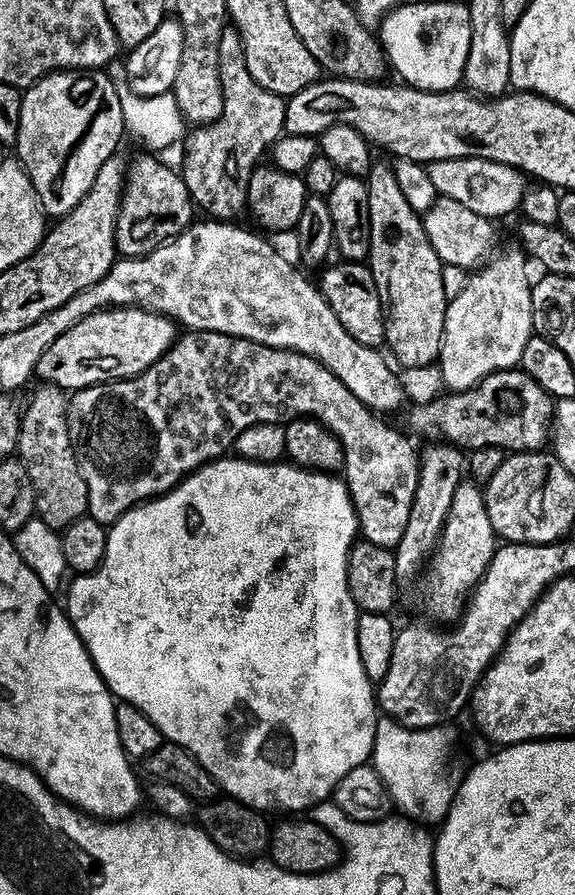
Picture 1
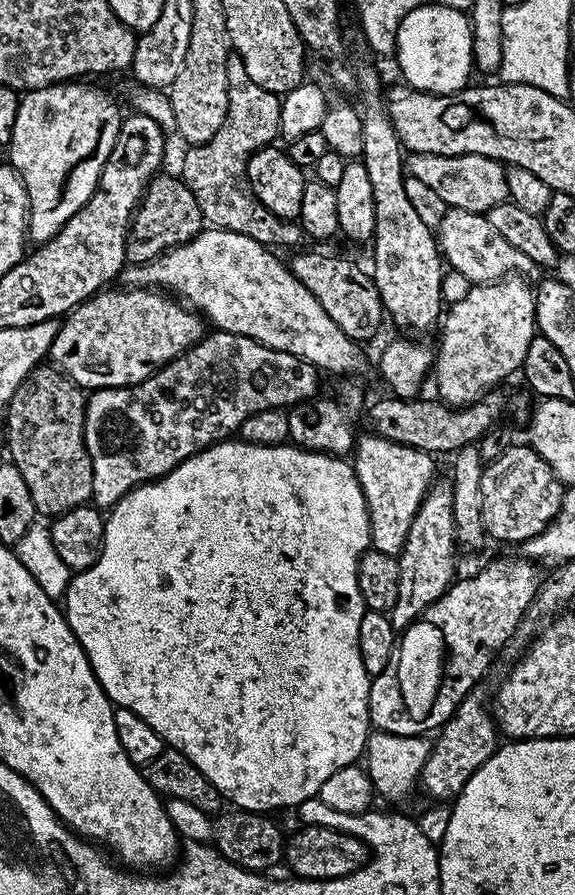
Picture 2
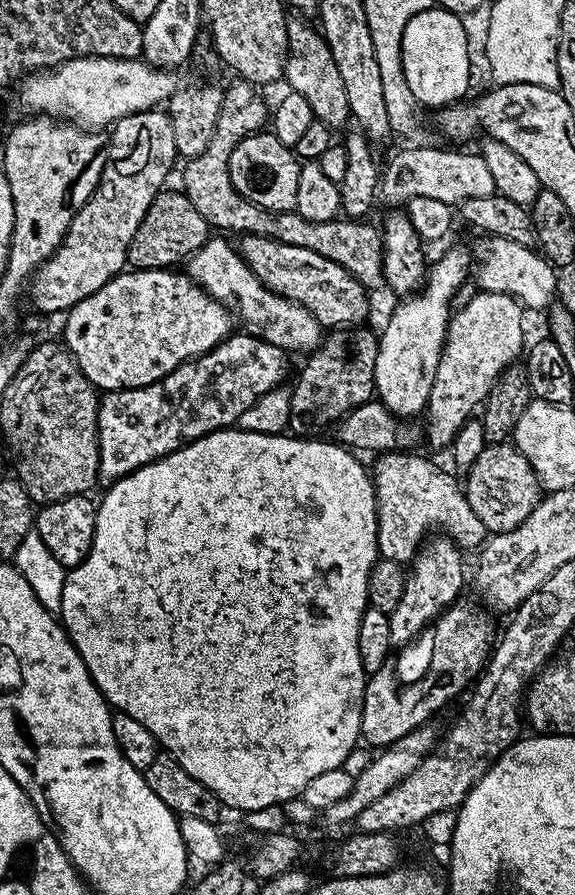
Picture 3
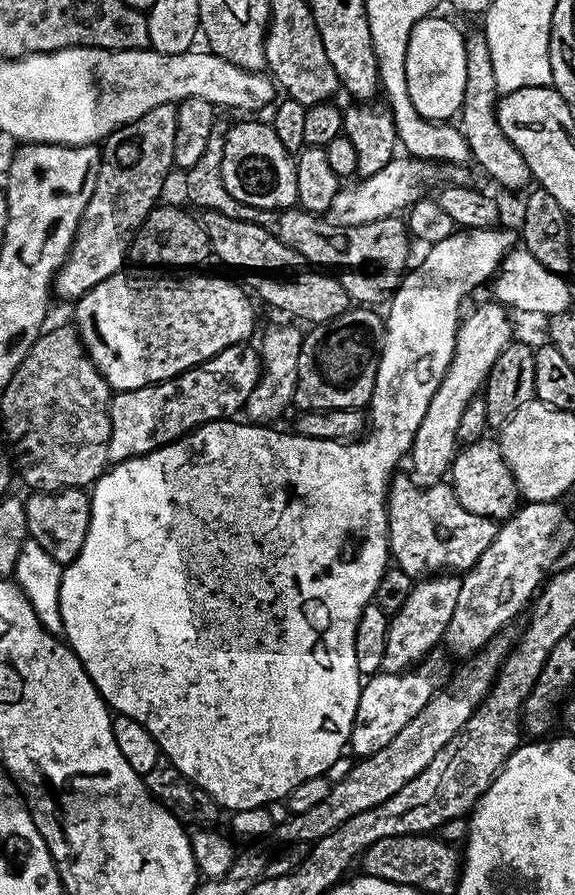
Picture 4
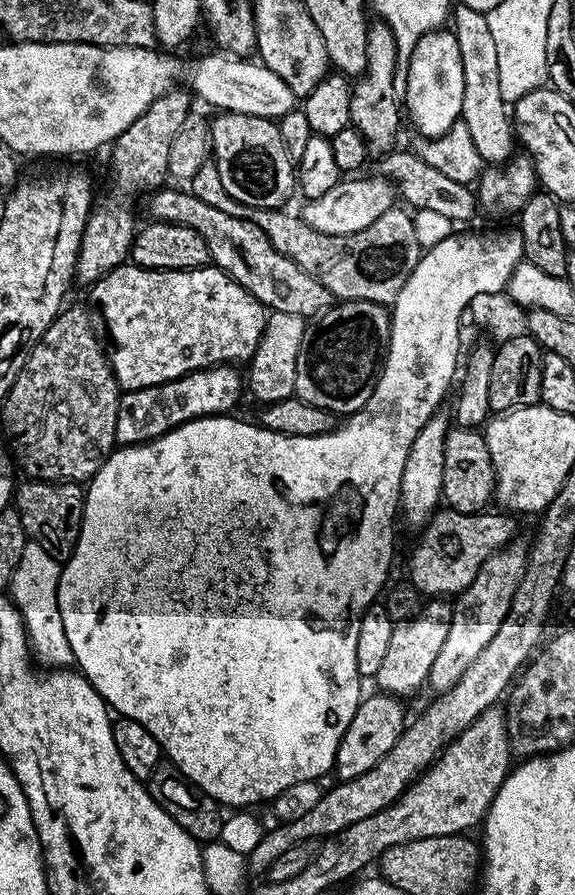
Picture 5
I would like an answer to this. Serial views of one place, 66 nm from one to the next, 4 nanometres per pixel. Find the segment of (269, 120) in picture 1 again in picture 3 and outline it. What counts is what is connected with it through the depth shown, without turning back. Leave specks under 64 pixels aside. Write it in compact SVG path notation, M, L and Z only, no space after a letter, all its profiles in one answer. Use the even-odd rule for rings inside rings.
M236 78L233 81L229 88L223 89L222 110L218 114L218 126L214 130L214 138L210 138L210 146L206 146L206 150L202 150L202 154L191 157L185 163L188 165L184 168L182 191L190 198L190 202L194 202L194 210L198 210L198 214L202 214L202 218L206 218L206 222L213 229L221 228L224 232L236 232L235 234L240 236L265 236L271 240L286 242L290 246L302 246L306 250L314 250L314 254L322 254L322 258L330 258L330 262L338 262L338 266L350 270L350 274L354 274L354 278L358 278L358 282L362 282L365 288L375 290L376 287L381 287L384 284L384 237L377 225L375 228L372 224L364 224L368 222L359 222L354 218L337 218L324 223L289 218L279 212L268 212L265 208L259 208L245 196L240 196L238 190L234 190L228 169L230 154L234 150L234 146L238 146L238 142L242 142L242 138L253 136L255 132L261 131L269 123L270 108L269 105L268 108L264 105L263 98L256 93L259 91L247 80Z

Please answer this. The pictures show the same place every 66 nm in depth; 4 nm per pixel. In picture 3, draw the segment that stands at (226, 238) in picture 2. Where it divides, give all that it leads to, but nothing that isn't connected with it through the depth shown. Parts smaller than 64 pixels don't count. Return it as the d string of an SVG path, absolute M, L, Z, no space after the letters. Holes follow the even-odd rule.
M209 238L193 256L188 257L186 275L197 287L219 300L225 308L236 316L240 315L240 320L244 323L243 331L247 335L270 342L288 354L308 354L321 347L321 324L295 300L287 300L284 296L271 292L254 274L254 270L250 270L239 251L234 250L233 245L231 248L226 241Z

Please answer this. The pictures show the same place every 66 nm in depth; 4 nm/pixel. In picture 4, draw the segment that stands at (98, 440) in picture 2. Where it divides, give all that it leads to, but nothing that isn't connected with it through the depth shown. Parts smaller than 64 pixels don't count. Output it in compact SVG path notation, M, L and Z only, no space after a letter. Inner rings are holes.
M238 343L230 345L228 348L222 350L217 356L210 357L204 364L200 364L194 368L189 369L187 372L181 373L180 376L174 377L172 380L158 382L154 385L143 386L142 389L130 390L129 392L116 392L111 397L111 404L109 406L109 422L110 422L110 436L108 444L108 458L109 461L119 462L121 460L129 460L135 456L145 456L147 452L152 452L155 448L160 448L163 444L172 444L181 436L188 435L196 428L201 428L204 424L208 424L211 420L226 420L235 417L241 411L246 402L246 398L250 398L250 394L254 390L254 386L259 382L262 375L262 360L258 355L255 347L250 347L247 343Z

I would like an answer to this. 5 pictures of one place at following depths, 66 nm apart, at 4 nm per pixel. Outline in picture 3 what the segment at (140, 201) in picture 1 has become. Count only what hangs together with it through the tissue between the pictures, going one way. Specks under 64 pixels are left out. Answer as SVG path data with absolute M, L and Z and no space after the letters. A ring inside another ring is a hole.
M168 191L157 192L150 210L146 210L146 218L142 218L142 226L138 226L138 234L130 242L128 264L133 269L171 269L183 265L210 238L210 225L194 210L194 202L183 191Z

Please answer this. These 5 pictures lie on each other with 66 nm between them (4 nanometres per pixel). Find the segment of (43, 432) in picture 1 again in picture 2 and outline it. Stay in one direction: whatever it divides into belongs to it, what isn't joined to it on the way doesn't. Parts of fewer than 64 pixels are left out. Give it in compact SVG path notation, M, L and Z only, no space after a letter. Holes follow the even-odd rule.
M41 364L26 379L4 410L9 461L22 473L30 489L36 513L39 517L55 518L89 503L93 492L93 466L84 444L84 408L87 404L83 389L63 372L48 364Z

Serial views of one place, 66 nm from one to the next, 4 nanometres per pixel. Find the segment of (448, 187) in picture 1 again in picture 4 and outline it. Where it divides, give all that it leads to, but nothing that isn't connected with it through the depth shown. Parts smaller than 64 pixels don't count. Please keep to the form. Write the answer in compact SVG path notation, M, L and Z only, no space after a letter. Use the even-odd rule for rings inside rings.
M407 154L397 155L392 161L390 161L386 166L382 166L382 170L378 170L378 174L374 174L373 176L365 176L363 178L357 179L355 182L357 184L352 184L349 186L341 187L340 192L338 194L334 194L334 202L332 203L332 207L330 209L330 219L333 224L337 224L338 226L362 226L366 222L378 222L382 218L386 218L387 216L394 216L400 213L403 213L405 210L412 207L413 204L416 203L417 200L421 199L425 195L424 192L428 188L428 184L438 184L437 186L447 186L447 185L467 185L469 183L468 179L468 171L467 167L458 165L458 164L438 164L435 162L429 162L427 160L417 160L414 156L409 156Z

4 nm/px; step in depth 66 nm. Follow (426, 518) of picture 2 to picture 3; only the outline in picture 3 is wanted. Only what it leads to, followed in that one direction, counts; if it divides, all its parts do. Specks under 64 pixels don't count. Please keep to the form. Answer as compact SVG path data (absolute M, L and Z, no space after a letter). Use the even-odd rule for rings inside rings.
M438 535L440 536L433 540L425 539L425 544L421 548L419 545L418 551L407 565L401 597L392 612L388 613L393 645L406 646L411 640L417 639L442 613L461 599L460 591L464 588L464 560L460 557L460 552L452 541L455 539L451 535Z

